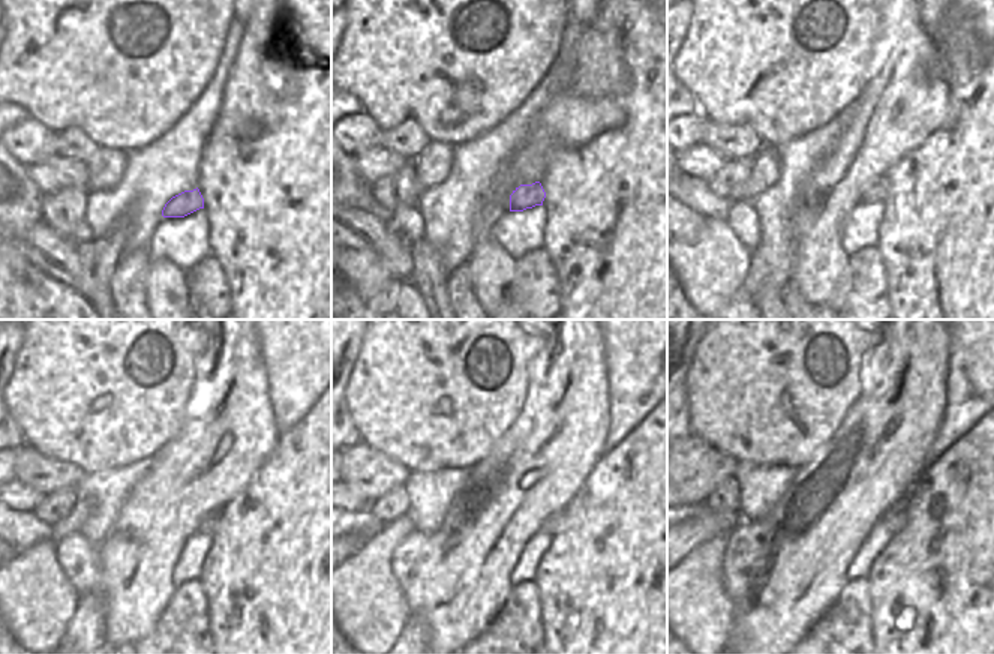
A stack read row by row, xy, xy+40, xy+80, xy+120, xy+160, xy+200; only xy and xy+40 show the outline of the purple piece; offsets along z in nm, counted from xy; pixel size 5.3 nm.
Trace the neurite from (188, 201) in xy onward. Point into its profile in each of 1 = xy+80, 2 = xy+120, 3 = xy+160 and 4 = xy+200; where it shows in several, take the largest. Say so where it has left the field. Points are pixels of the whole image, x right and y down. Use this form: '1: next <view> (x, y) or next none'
1: next xy+80 (876, 191)
2: next xy+120 (207, 527)
3: next xy+160 (550, 525)
4: next xy+200 (895, 518)

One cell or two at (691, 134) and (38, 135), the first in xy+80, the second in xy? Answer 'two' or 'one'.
one

